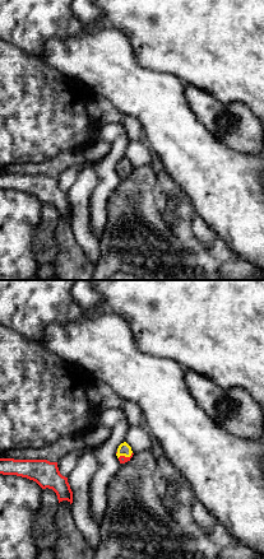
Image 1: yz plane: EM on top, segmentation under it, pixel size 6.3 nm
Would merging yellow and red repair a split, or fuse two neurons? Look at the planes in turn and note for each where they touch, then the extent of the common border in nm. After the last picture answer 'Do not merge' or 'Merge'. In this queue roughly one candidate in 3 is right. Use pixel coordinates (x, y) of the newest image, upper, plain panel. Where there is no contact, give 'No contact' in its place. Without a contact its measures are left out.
Touches yellow at (125, 171). Shared border 100 nm

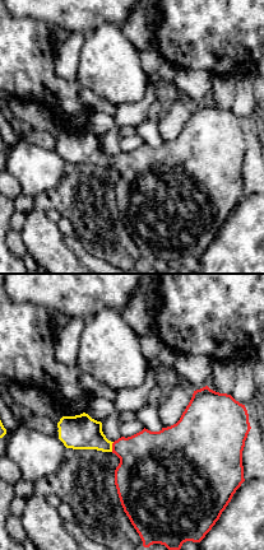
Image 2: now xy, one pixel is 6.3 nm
Touches yellow at (111, 162). Shared border 70 nm

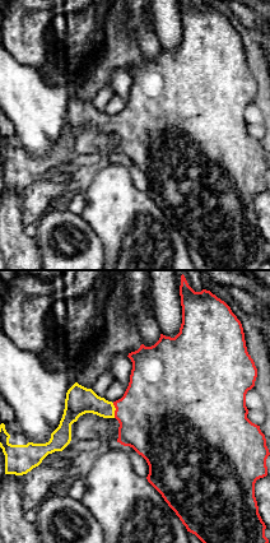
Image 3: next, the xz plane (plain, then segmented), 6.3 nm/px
Touches yellow at (115, 124). Shared border 100 nm

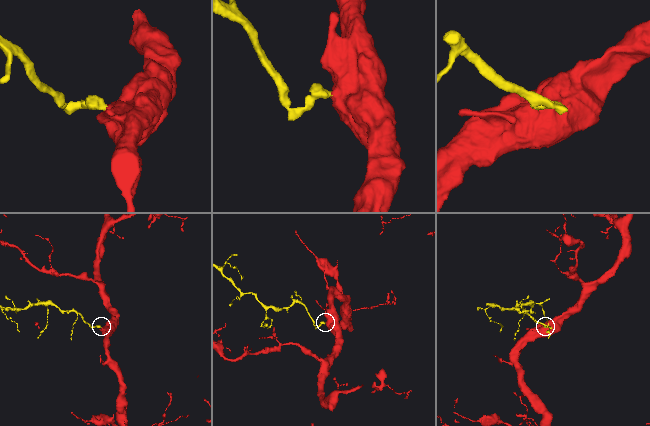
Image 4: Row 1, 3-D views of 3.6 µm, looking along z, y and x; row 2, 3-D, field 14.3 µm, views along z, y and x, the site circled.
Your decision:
Merge

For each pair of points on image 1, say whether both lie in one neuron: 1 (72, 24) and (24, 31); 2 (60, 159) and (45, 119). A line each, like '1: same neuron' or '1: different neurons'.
1: same neuron
2: different neurons

